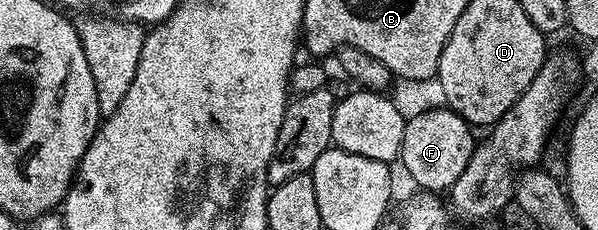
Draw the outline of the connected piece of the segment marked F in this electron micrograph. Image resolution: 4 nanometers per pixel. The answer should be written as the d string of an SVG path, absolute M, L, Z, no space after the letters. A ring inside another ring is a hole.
M444 106L434 108L417 118L407 121L405 138L401 138L399 160L411 180L427 194L443 194L451 189L453 182L461 178L461 170L469 166L469 158L477 143L472 125L461 119L456 112Z

